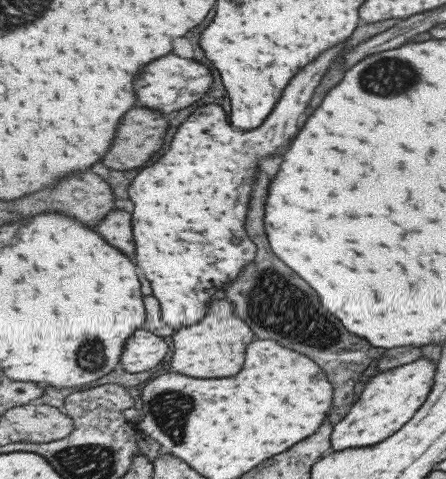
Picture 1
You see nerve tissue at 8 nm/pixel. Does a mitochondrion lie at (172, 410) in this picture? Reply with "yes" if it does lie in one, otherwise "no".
yes

